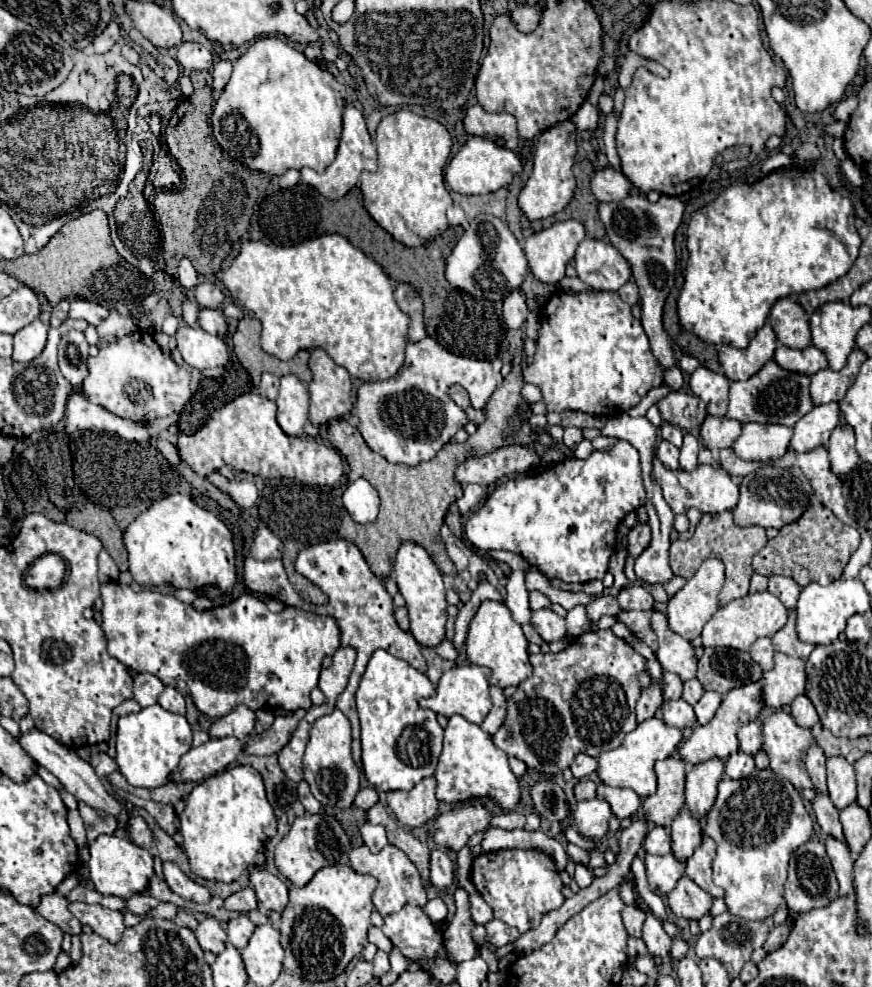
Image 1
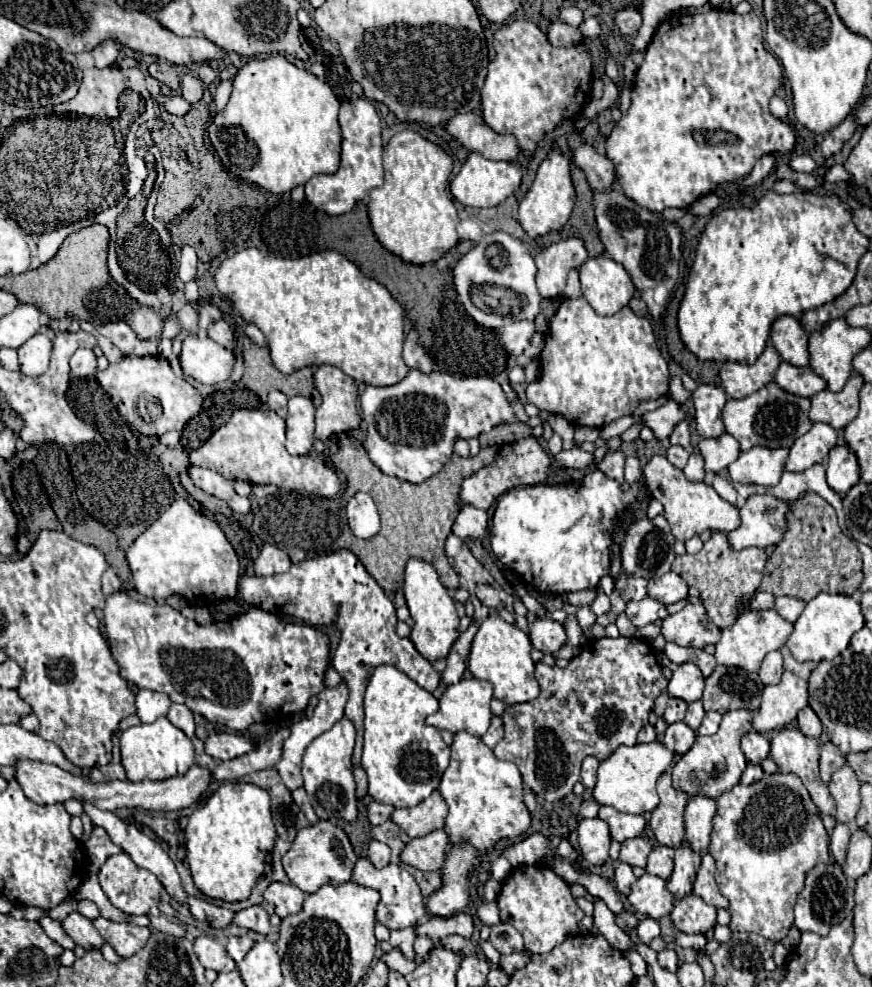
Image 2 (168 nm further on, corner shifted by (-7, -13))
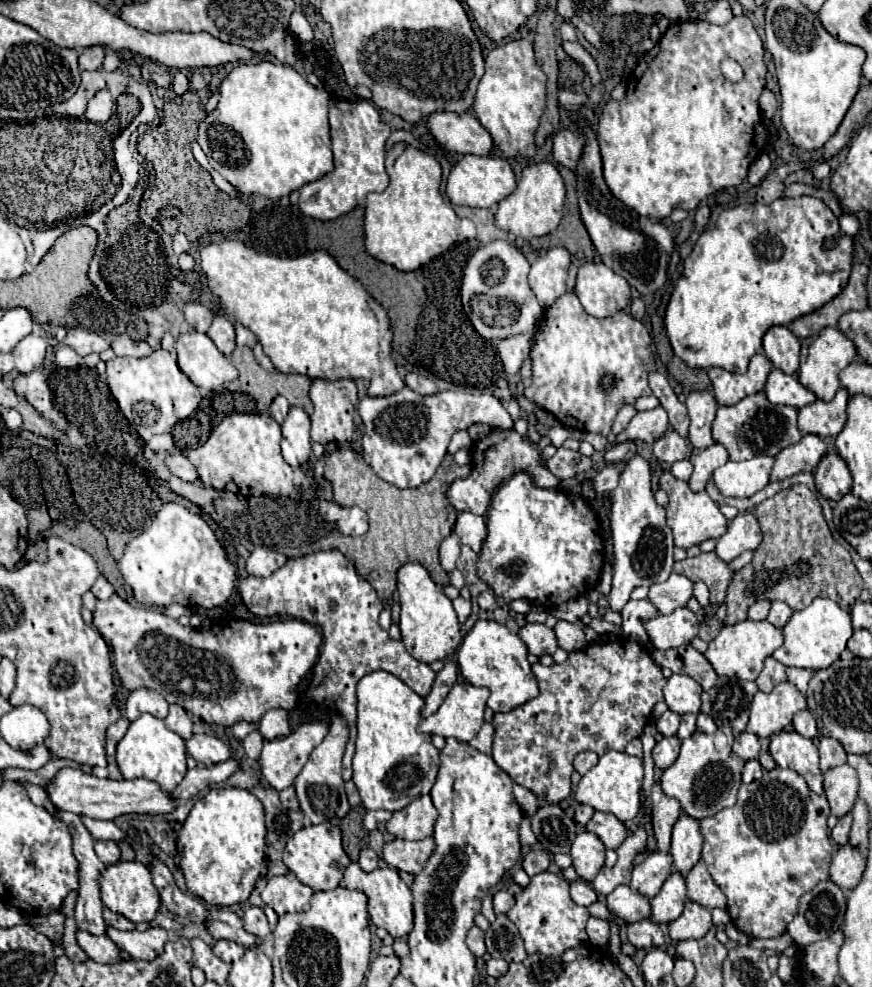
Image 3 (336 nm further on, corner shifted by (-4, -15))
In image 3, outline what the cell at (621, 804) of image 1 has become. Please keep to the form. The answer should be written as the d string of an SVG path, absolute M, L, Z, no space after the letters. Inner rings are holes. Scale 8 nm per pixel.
M594 812L592 820L586 824L586 830L594 832L604 842L604 846L612 848L612 850L616 850L630 834L628 826L622 820L618 820L614 814L606 814L606 812Z

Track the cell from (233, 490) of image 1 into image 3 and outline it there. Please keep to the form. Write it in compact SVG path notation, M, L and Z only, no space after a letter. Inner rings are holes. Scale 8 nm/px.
M182 452L170 454L170 456L166 458L166 464L168 464L168 468L172 470L172 474L176 474L178 478L182 478L184 482L192 480L190 476L194 476L194 482L198 480L198 472L196 472L196 468L192 468L192 466L188 464L188 458L186 458Z

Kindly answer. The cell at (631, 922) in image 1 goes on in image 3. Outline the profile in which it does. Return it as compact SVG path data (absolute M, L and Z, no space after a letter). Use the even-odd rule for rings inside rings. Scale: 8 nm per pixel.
M640 920L628 926L628 940L638 950L652 950L664 946L664 934L660 926L652 920Z

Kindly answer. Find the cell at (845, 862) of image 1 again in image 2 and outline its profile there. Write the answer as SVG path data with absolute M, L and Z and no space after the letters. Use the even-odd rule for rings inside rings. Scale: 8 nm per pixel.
M837 824L833 834L831 834L831 842L829 842L829 850L833 854L833 858L843 864L845 862L845 852L847 852L847 844L851 838L851 828L849 824Z

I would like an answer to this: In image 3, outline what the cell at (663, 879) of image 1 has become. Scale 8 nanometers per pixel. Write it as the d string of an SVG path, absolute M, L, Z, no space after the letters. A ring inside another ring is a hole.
M618 886L612 894L606 896L606 904L608 904L610 912L614 912L626 924L632 924L632 922L652 916L650 898L636 892L630 886Z

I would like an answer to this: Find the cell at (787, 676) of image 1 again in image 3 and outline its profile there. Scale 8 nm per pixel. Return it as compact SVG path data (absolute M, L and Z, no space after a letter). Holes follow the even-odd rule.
M780 682L772 692L756 692L750 706L750 722L746 732L768 738L784 730L792 716L806 708L806 698L792 682Z

